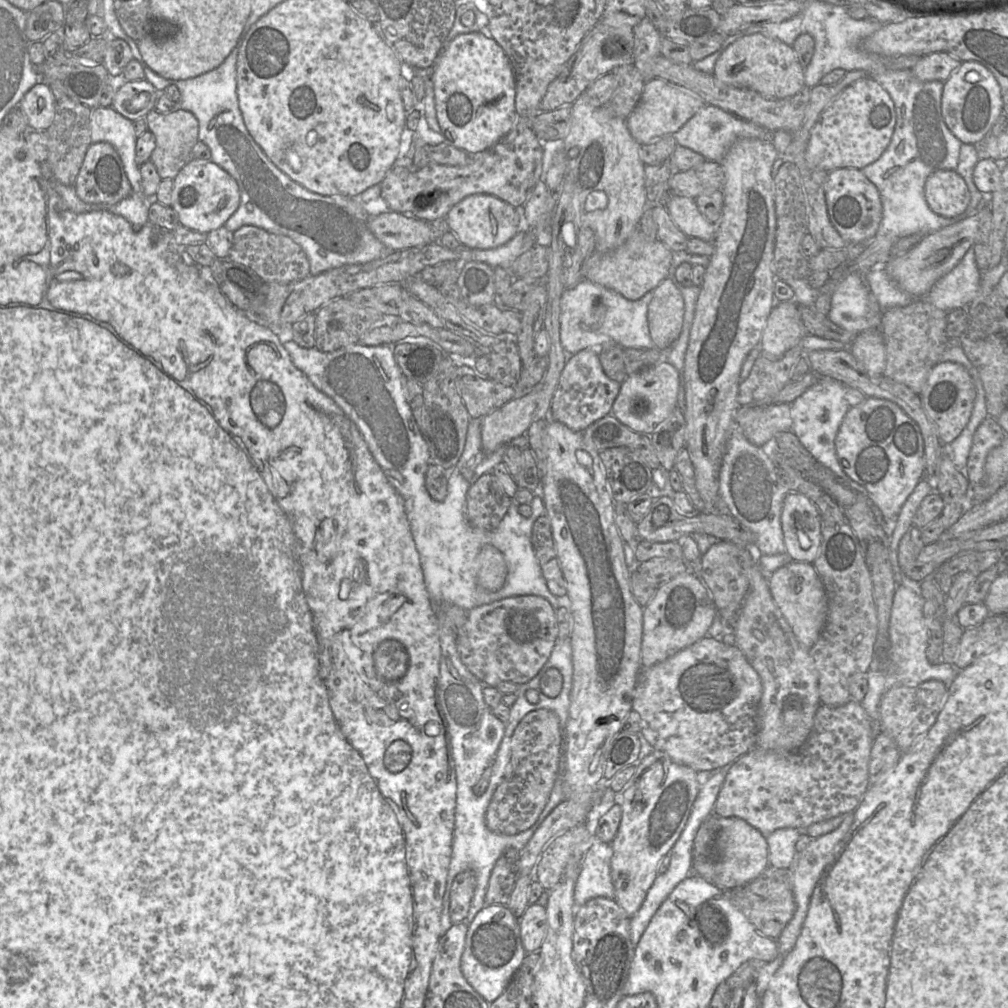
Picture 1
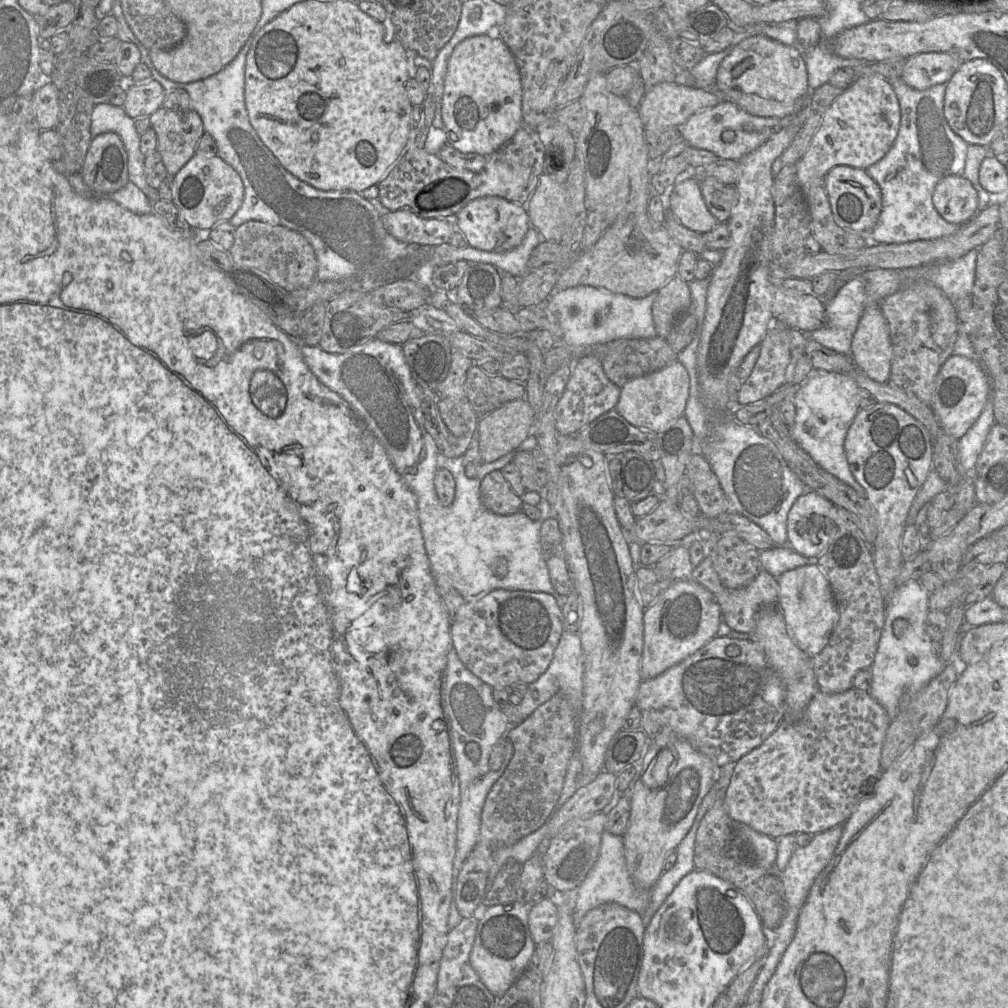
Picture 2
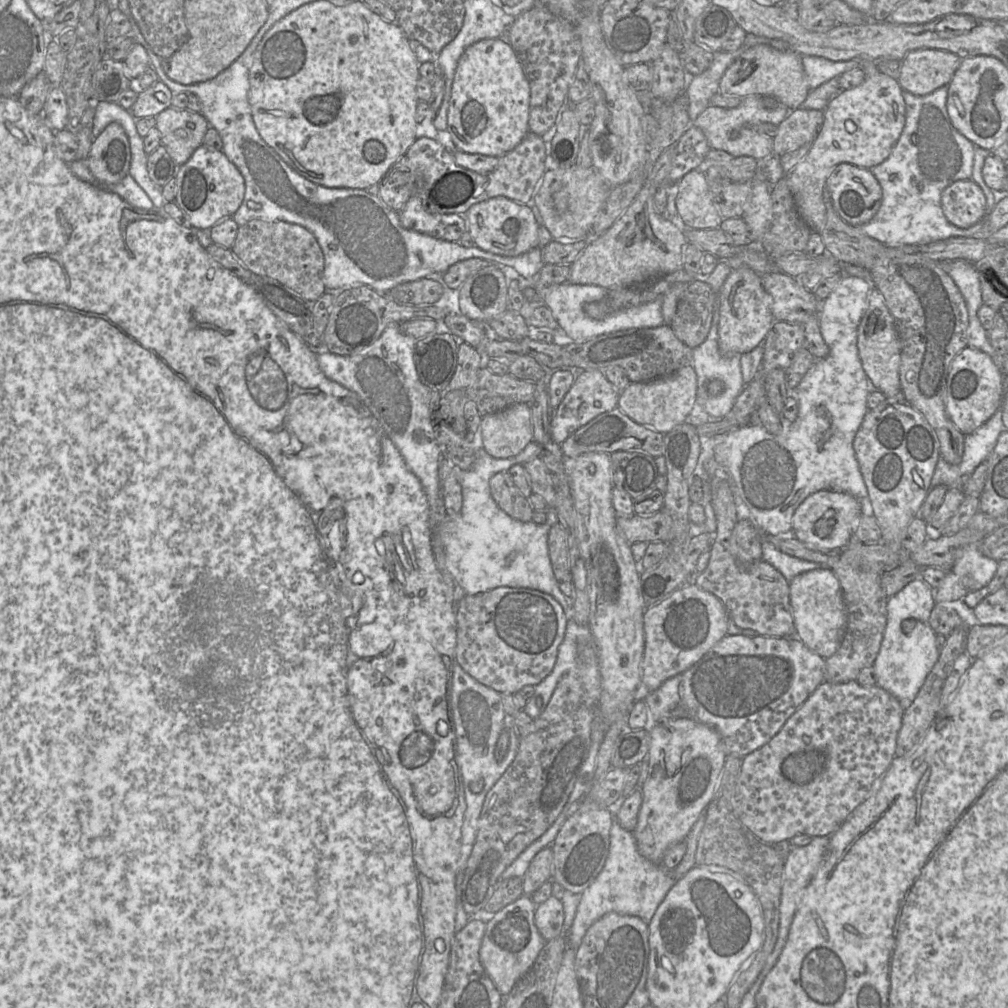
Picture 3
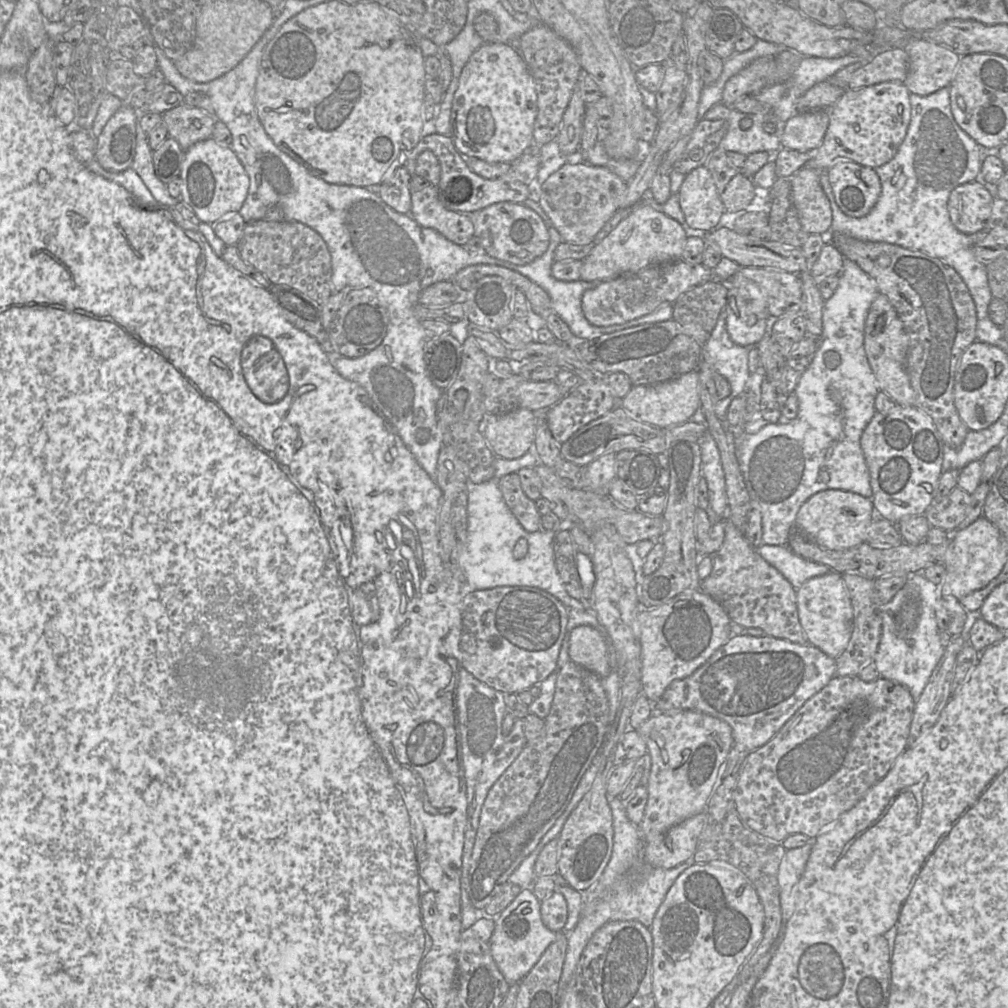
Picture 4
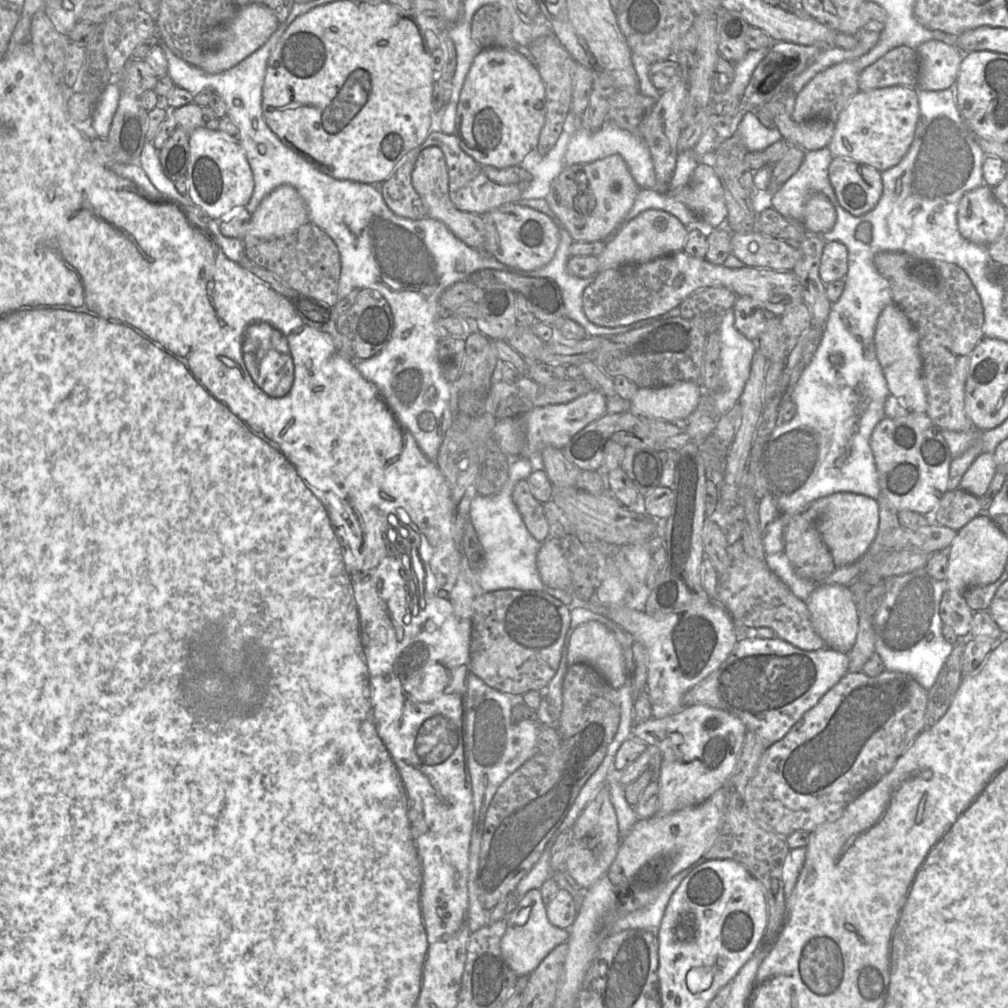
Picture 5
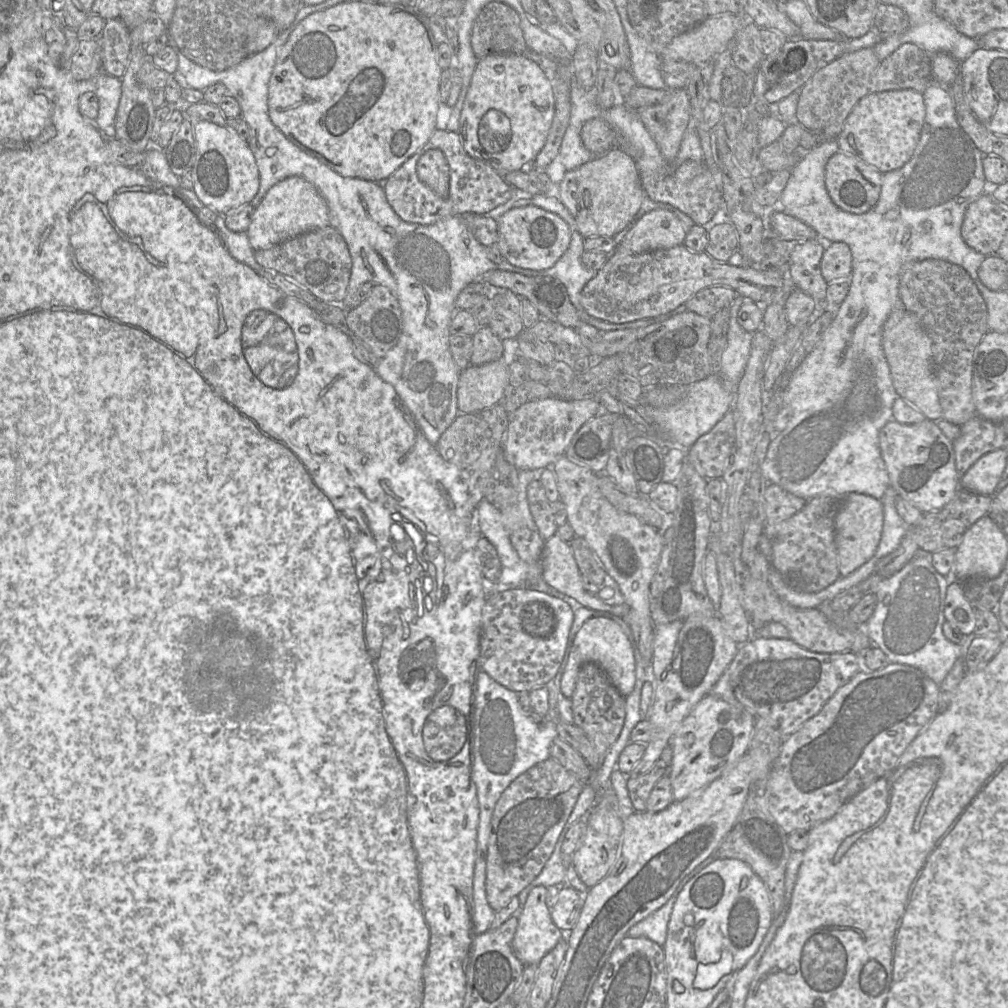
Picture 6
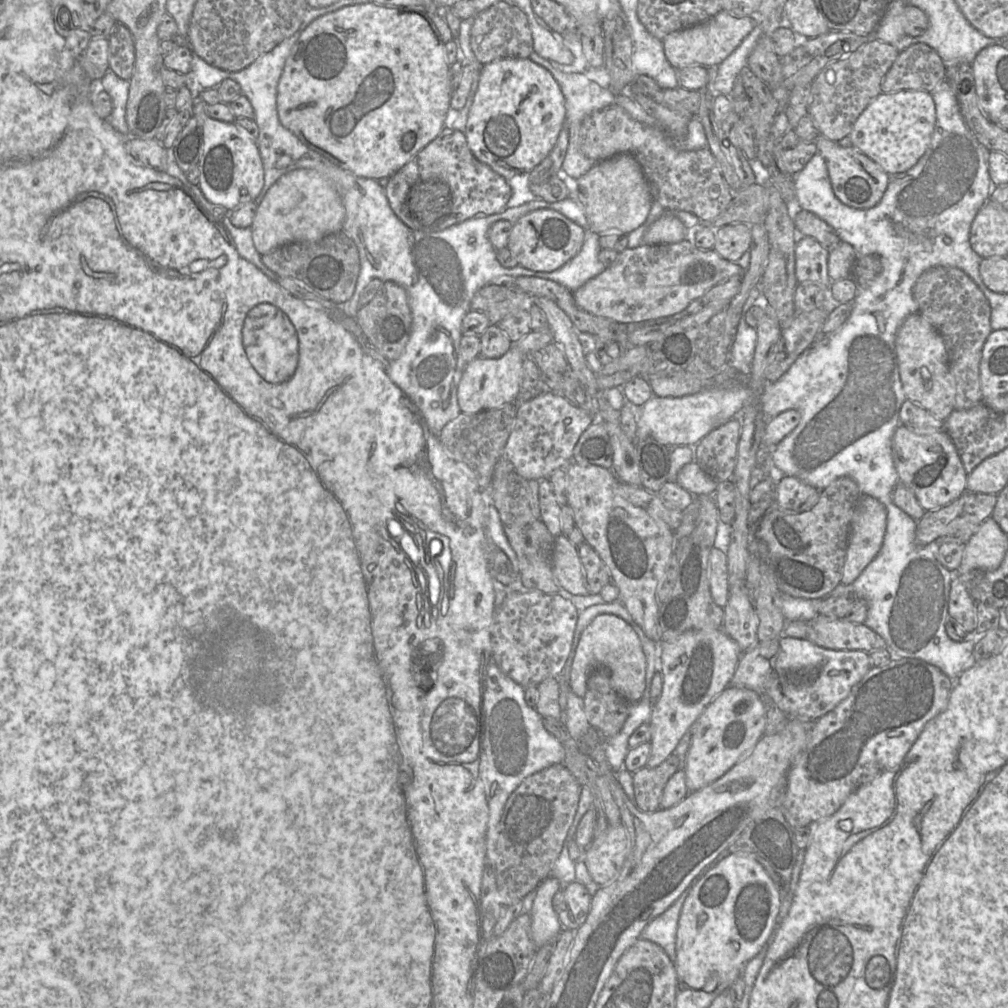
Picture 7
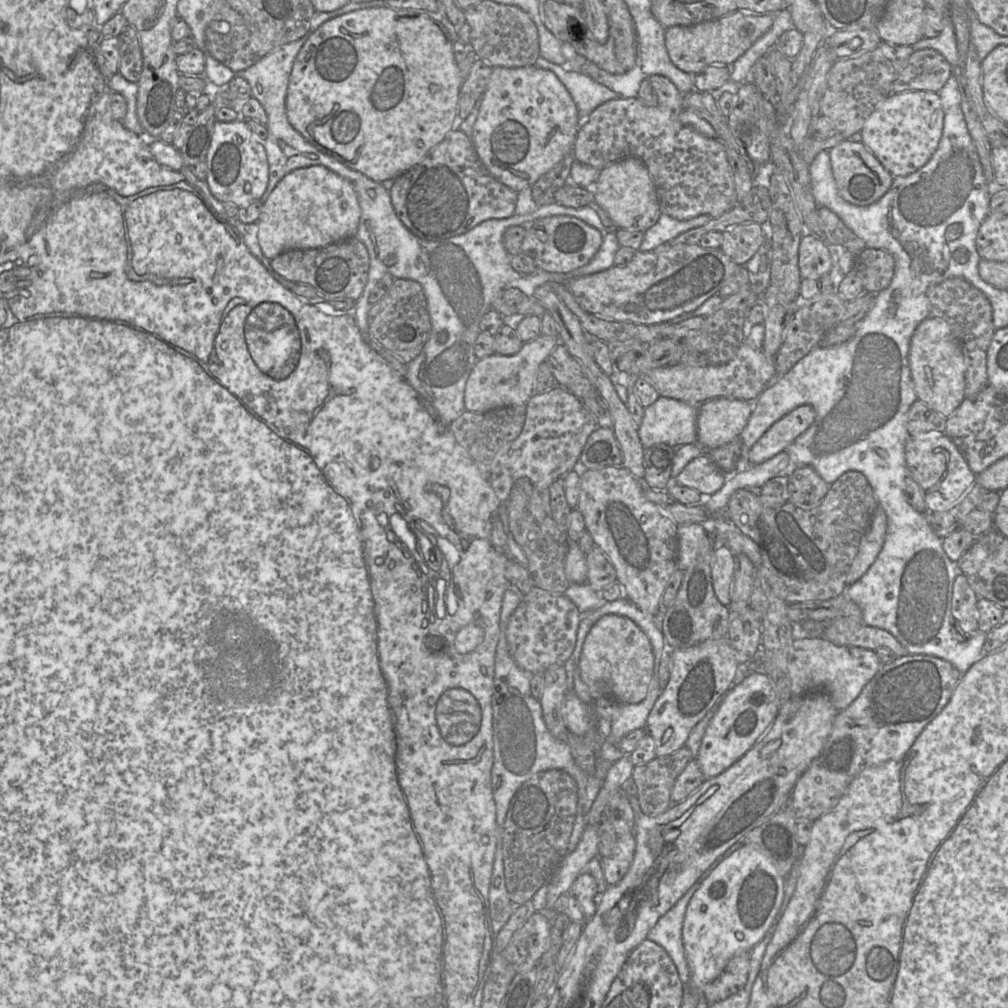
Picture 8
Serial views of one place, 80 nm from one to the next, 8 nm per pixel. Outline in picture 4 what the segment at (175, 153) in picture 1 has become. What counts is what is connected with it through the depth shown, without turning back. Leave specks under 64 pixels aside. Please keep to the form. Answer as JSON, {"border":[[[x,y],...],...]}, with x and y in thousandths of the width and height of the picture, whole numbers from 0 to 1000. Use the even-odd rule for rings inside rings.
{"border":[[[180,104],[161,113],[161,123],[165,125],[168,137],[174,138],[185,151],[193,142],[210,136],[213,119],[197,107]]]}

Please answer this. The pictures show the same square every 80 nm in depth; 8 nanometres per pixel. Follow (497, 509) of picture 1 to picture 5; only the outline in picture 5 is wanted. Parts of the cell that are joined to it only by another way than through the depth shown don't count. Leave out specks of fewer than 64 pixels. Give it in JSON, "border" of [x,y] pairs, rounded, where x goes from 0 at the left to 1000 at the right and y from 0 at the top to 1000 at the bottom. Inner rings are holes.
{"border":[[[522,475],[511,480],[508,496],[527,531],[536,539],[542,537],[546,533],[545,518],[540,511],[538,499],[530,494]]]}

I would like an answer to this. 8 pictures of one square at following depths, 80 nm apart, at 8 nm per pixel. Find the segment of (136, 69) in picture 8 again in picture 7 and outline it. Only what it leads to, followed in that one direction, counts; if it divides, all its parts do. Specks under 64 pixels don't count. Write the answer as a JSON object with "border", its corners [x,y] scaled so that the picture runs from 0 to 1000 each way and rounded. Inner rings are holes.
{"border":[[[116,22],[106,39],[108,41],[108,69],[128,80],[134,63],[133,40],[129,30]]]}

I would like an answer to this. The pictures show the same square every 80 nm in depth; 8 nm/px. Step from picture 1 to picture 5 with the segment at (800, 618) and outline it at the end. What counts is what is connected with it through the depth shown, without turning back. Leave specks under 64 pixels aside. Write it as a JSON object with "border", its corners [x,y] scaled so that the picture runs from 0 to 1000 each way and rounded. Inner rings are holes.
{"border":[[[813,578],[806,586],[799,598],[804,608],[806,621],[817,635],[819,642],[841,648],[849,636],[852,621],[849,598],[842,581]]]}

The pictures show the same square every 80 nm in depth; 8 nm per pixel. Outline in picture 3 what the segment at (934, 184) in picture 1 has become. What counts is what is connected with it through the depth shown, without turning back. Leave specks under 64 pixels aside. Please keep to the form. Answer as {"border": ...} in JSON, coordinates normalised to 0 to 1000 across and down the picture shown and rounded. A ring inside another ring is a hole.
{"border":[[[964,178],[939,185],[934,192],[934,205],[938,217],[953,227],[965,225],[981,213],[975,188]]]}

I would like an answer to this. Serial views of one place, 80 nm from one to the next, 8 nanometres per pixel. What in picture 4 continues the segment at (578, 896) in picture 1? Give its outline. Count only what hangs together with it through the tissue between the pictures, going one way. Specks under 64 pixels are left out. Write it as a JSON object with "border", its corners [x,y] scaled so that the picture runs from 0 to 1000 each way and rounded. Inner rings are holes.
{"border":[[[614,792],[604,793],[608,812],[608,841],[605,854],[593,875],[579,888],[579,897],[574,913],[563,929],[563,943],[556,971],[556,983],[570,978],[571,959],[575,948],[587,928],[598,918],[608,914],[631,913],[645,921],[649,909],[659,894],[670,873],[681,862],[688,858],[688,853],[670,861],[647,860],[639,853],[638,831],[632,818],[622,811],[620,797]]]}

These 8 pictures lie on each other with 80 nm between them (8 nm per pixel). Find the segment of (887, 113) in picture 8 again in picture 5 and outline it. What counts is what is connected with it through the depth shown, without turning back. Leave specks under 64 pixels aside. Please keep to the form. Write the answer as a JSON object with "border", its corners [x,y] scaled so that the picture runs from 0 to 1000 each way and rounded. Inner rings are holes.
{"border":[[[883,85],[852,90],[833,112],[820,145],[826,157],[835,156],[872,171],[889,165],[901,151],[912,117],[910,87]]]}

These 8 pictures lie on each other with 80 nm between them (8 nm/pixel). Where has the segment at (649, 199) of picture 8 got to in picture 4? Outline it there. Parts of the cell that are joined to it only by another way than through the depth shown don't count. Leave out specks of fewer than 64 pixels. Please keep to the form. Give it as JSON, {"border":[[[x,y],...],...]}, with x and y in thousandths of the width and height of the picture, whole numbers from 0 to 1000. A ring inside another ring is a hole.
{"border":[[[565,158],[539,182],[534,201],[555,230],[558,240],[584,242],[614,207],[621,187],[622,181],[604,167]]]}

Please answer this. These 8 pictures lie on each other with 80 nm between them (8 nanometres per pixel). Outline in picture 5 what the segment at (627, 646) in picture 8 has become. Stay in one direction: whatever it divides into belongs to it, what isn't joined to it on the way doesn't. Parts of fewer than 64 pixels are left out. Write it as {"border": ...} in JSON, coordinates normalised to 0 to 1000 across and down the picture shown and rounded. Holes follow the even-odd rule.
{"border":[[[593,616],[573,621],[565,632],[563,662],[572,658],[588,661],[610,684],[621,676],[617,643],[607,626]]]}

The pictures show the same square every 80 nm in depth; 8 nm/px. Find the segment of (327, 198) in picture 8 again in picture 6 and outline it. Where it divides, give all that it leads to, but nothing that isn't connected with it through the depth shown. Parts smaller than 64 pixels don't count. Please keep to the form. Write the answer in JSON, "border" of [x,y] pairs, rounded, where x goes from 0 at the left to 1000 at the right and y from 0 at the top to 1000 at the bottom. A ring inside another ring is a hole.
{"border":[[[289,175],[277,180],[265,189],[253,205],[244,231],[253,249],[268,246],[310,227],[323,224],[327,224],[327,213],[321,195],[303,177]]]}

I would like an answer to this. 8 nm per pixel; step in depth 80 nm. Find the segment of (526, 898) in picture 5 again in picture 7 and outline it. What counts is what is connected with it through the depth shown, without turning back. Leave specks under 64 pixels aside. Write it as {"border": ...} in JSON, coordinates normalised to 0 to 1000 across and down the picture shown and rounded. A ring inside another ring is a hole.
{"border":[[[546,869],[532,881],[527,908],[527,931],[534,940],[552,933],[559,923],[551,905],[548,892],[552,885],[558,883],[556,874]]]}

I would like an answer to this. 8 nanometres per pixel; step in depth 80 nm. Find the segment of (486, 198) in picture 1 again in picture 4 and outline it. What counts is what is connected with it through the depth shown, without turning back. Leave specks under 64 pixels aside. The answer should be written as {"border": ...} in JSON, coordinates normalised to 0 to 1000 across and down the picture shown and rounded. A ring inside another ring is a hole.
{"border":[[[495,200],[465,212],[470,223],[470,235],[479,243],[482,252],[512,263],[520,263],[537,254],[545,244],[545,230],[538,216],[518,201]]]}

